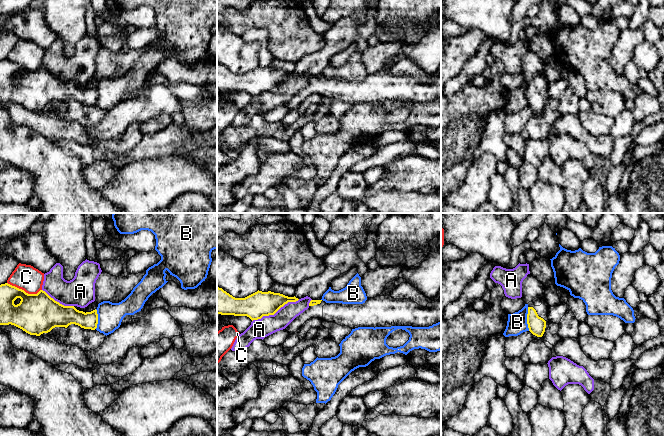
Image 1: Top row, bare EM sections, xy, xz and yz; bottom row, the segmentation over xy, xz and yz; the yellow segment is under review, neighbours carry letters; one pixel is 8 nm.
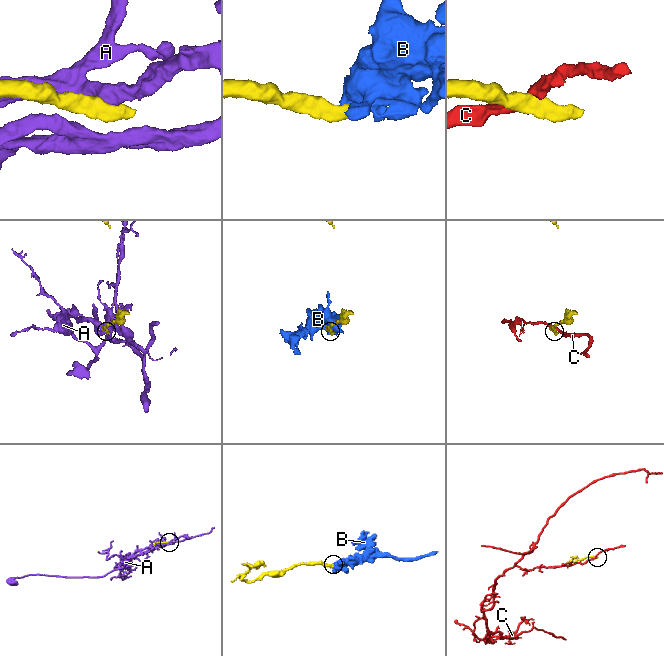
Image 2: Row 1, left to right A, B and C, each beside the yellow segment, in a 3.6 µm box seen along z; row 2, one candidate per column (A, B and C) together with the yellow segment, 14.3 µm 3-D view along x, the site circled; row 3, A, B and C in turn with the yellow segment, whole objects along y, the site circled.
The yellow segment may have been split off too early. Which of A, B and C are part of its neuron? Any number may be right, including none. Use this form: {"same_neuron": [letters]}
{"same_neuron": []}

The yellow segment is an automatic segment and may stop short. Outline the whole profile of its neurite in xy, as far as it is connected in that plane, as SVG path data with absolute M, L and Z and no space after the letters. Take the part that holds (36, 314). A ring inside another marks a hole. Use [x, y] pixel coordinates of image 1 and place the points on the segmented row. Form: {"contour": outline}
{"contour": "M5 283L0 285L0 325L9 324L36 336L71 324L95 330L98 314L96 309L85 313L74 306L64 306L43 290L28 294Z"}

